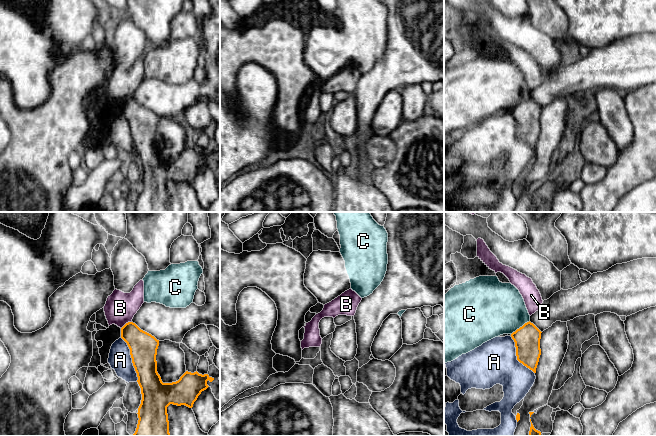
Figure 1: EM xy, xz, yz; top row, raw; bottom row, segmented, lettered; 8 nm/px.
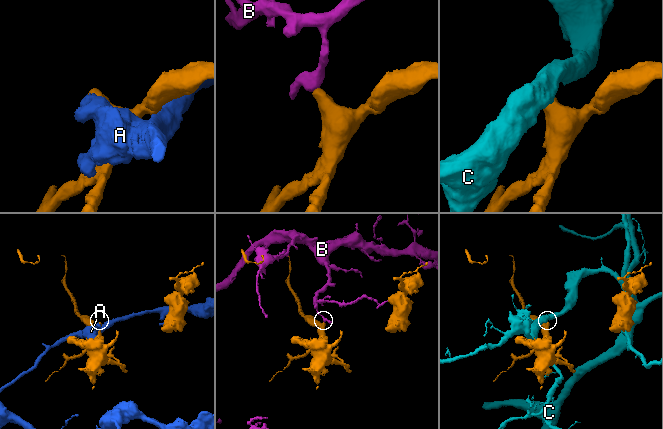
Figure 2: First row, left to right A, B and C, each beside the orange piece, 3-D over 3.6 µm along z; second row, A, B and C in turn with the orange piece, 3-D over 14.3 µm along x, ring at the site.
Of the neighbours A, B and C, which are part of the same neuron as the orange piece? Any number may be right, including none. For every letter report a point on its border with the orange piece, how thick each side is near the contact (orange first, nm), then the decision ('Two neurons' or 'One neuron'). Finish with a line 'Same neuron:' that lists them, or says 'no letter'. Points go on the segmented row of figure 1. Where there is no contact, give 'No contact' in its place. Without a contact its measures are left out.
A: Touches orange at xy (132, 359). Thickness 220 nm (orange) against 180 nm. Two neurons
B: Touches orange at xy (126, 323). Thickness 220 nm (orange) against 260 nm. Two neurons
C: Touches orange at yz (520, 327). Thickness 200 nm (orange) against 420 nm. Two neurons
Same neuron: no letter

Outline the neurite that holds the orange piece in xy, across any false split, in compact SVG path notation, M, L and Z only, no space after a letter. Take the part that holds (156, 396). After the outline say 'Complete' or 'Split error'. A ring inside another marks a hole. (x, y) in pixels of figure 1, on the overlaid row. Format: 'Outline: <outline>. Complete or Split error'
Outline: M128 322L121 328L121 338L130 349L132 363L141 388L138 424L132 436L170 436L167 407L170 404L189 408L214 378L208 374L186 371L178 381L163 383L157 372L159 340Z. Complete

